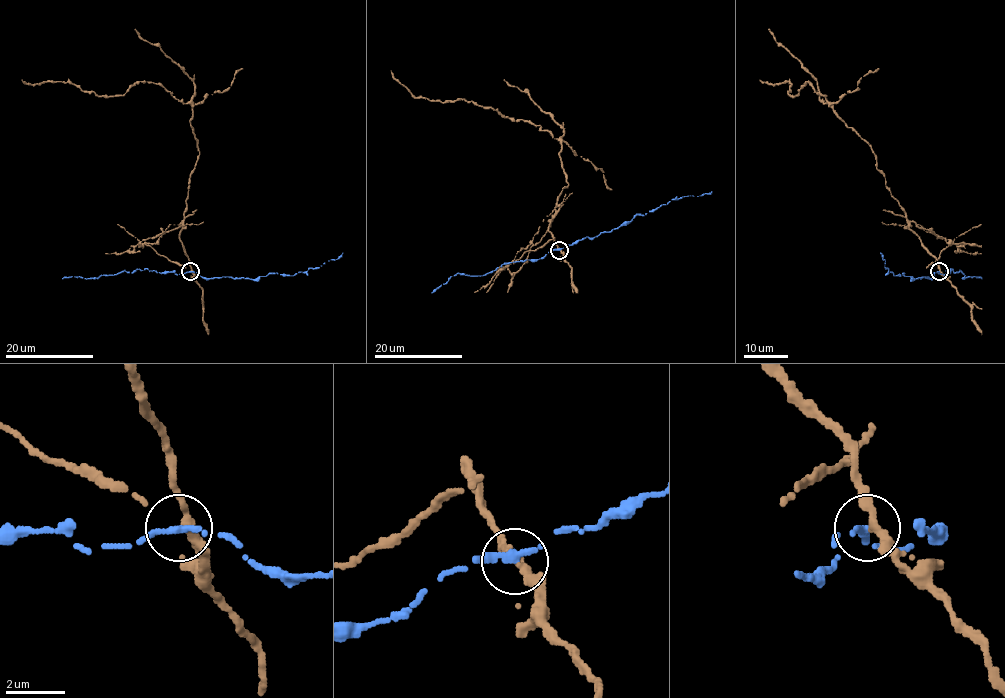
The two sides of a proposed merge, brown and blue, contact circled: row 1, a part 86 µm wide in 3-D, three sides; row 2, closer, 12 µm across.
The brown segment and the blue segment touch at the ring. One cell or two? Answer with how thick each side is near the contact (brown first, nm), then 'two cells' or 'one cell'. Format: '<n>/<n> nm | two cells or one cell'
300/320 nm | two cells

